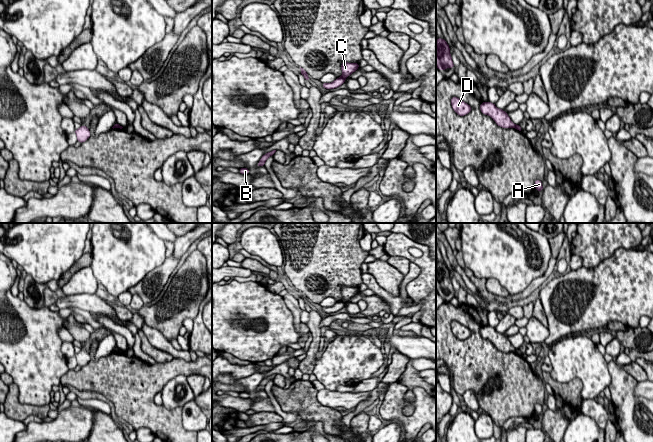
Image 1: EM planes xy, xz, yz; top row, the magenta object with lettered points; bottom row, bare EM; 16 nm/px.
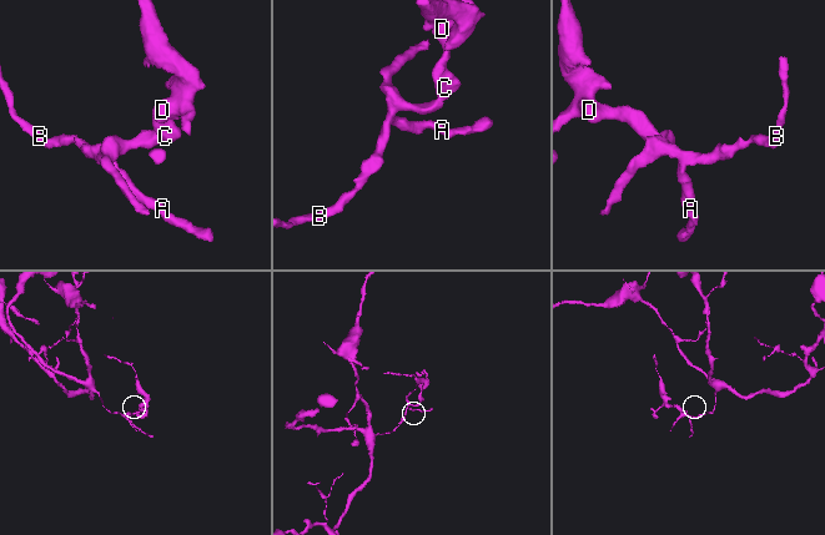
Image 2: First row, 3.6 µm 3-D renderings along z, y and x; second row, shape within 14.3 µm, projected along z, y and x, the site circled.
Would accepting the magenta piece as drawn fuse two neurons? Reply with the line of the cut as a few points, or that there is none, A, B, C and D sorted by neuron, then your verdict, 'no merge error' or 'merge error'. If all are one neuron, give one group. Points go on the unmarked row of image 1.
xz (341, 300), (344, 303) | A B / C D | merge error

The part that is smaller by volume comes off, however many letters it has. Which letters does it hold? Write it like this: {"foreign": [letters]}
{"foreign": ["C", "D"]}

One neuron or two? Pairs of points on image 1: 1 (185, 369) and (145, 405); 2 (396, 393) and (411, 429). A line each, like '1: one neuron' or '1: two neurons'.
1: one neuron
2: one neuron

